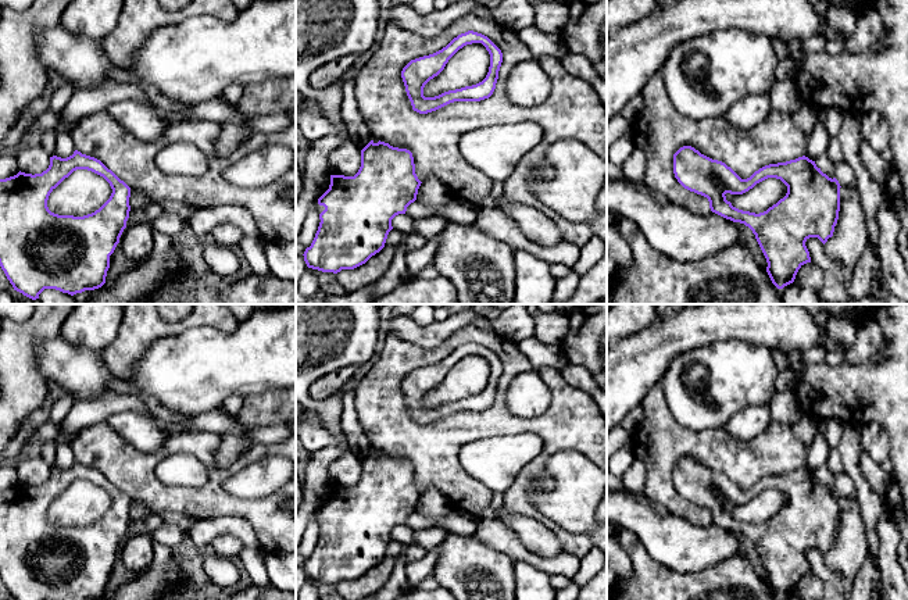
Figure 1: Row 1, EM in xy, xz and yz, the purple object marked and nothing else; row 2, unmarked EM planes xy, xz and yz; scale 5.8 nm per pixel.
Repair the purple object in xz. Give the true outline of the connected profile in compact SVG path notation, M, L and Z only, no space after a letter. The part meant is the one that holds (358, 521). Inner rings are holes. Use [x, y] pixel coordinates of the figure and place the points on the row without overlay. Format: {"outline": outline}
{"outline": "M371 451L361 461L358 483L354 488L330 486L329 500L318 510L325 521L319 525L315 549L303 565L307 578L337 585L365 575L385 558L393 540L392 531L405 525L407 518L417 511L421 494L410 461Z"}

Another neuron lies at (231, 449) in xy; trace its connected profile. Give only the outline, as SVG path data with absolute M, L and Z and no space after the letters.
M225 433L219 436L219 446L214 451L215 467L218 469L229 469L235 467L251 446L253 442L250 439L235 433Z

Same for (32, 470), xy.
M36 451L24 454L14 464L21 483L42 485L50 476L50 467Z

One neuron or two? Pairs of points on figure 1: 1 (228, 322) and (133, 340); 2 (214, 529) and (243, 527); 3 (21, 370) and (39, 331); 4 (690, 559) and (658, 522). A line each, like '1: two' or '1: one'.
1: one
2: one
3: one
4: one

